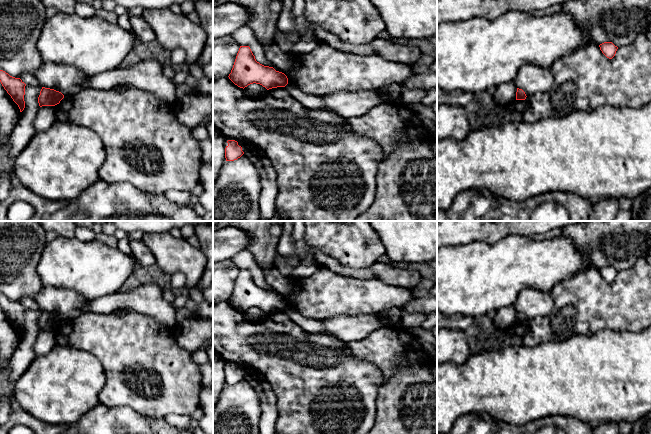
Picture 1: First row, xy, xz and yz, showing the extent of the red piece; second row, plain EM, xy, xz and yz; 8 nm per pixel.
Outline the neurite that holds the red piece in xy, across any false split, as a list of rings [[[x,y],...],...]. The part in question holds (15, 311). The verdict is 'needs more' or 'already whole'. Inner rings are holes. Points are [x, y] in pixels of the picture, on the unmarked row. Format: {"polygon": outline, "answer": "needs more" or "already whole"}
{"polygon": [[[0,294],[0,306],[13,325],[18,329],[20,336],[25,332],[25,310],[26,308],[20,303],[10,300],[3,294]]], "answer": "already whole"}

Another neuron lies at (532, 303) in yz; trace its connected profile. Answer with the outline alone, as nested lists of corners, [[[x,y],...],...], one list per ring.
[[[525,288],[520,292],[514,306],[517,312],[530,321],[538,316],[548,315],[553,309],[554,299],[549,291]]]

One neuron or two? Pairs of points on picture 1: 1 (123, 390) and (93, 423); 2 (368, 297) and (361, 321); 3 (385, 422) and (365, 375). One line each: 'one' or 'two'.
1: two
2: two
3: two

